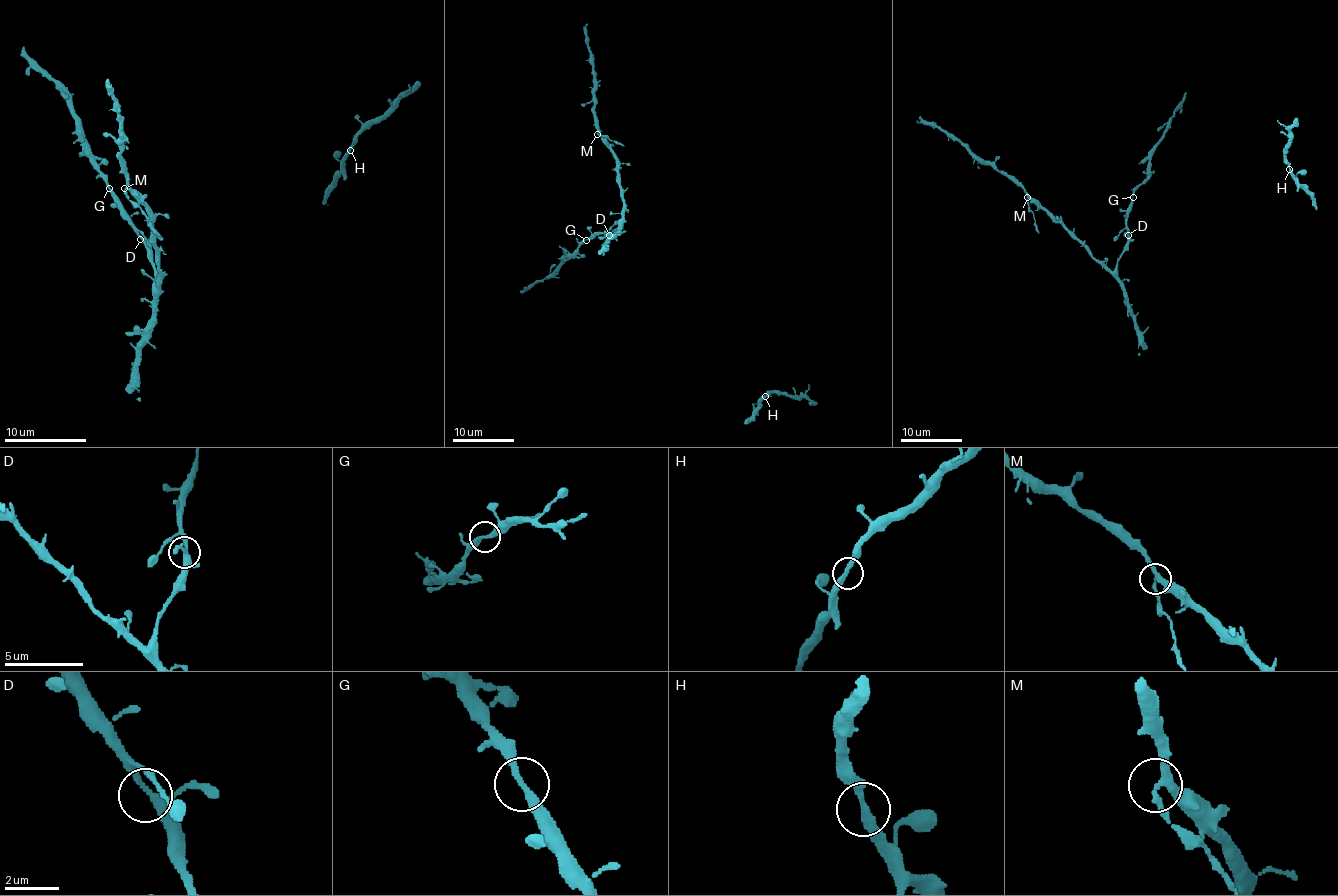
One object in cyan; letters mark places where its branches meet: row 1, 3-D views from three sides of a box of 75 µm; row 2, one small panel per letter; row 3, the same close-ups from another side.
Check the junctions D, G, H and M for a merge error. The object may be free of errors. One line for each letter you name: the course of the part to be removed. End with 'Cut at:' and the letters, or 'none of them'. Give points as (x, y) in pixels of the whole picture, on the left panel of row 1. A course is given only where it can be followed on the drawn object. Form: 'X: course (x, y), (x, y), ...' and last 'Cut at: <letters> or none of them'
M: course (124, 188), (124, 194), (140, 208), (161, 237)
Cut at: M

